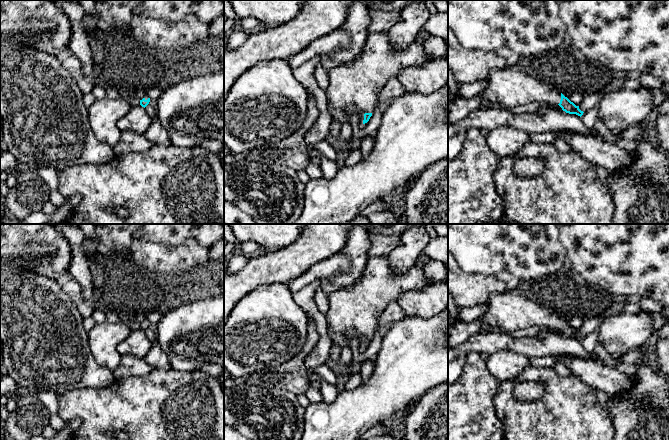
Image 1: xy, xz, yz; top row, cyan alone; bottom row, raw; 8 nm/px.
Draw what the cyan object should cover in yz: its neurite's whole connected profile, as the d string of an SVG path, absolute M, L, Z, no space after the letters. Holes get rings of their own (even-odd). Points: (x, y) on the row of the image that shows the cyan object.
M513 67L491 69L486 81L487 88L482 100L499 103L501 107L510 109L532 102L541 102L559 105L566 113L580 117L584 113L579 106L552 86Z

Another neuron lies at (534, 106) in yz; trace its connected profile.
M532 102L523 106L517 106L515 108L510 108L511 111L515 113L526 113L526 112L535 112L542 107L552 108L556 110L562 110L559 105L549 105L541 102Z

